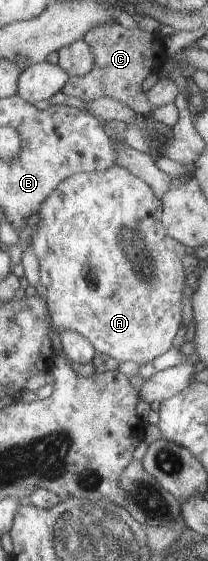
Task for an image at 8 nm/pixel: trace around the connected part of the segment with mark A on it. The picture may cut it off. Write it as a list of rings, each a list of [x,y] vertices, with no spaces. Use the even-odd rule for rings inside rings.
[[[110,165],[104,171],[82,172],[66,177],[64,181],[60,181],[60,185],[56,185],[52,189],[52,193],[42,201],[40,211],[38,213],[38,223],[26,233],[29,248],[32,249],[36,259],[38,259],[39,277],[41,283],[46,289],[46,306],[48,307],[49,317],[51,318],[52,327],[58,333],[62,331],[74,331],[78,335],[82,335],[95,353],[107,355],[115,359],[118,364],[120,362],[130,361],[138,365],[144,366],[156,357],[165,353],[172,344],[174,335],[178,332],[181,325],[181,308],[183,295],[183,280],[187,274],[187,270],[183,265],[183,259],[186,251],[176,239],[172,239],[166,232],[161,223],[162,205],[161,199],[155,197],[152,189],[134,176],[128,169],[118,165]]]

